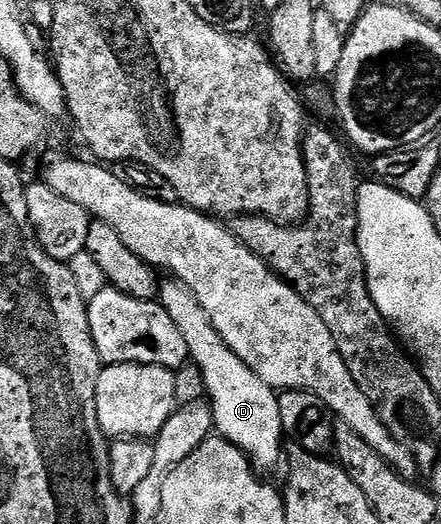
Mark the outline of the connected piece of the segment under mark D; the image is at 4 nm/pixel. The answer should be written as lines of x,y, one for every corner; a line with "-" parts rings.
178,281
162,284
161,302
164,308
181,329
190,358
198,364
205,377
206,396
209,398
211,412
215,417
214,430
224,439
236,443
250,458
252,464
275,463
284,458
283,439
285,432
281,421
279,396
276,388
265,385
229,345
213,329
205,309
197,301
197,297
186,285

